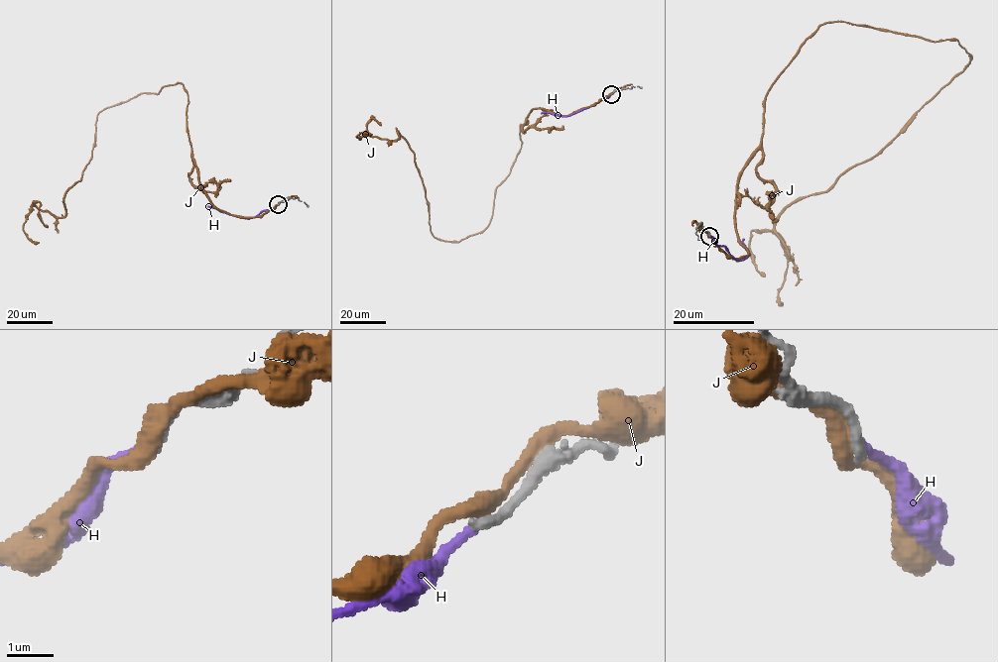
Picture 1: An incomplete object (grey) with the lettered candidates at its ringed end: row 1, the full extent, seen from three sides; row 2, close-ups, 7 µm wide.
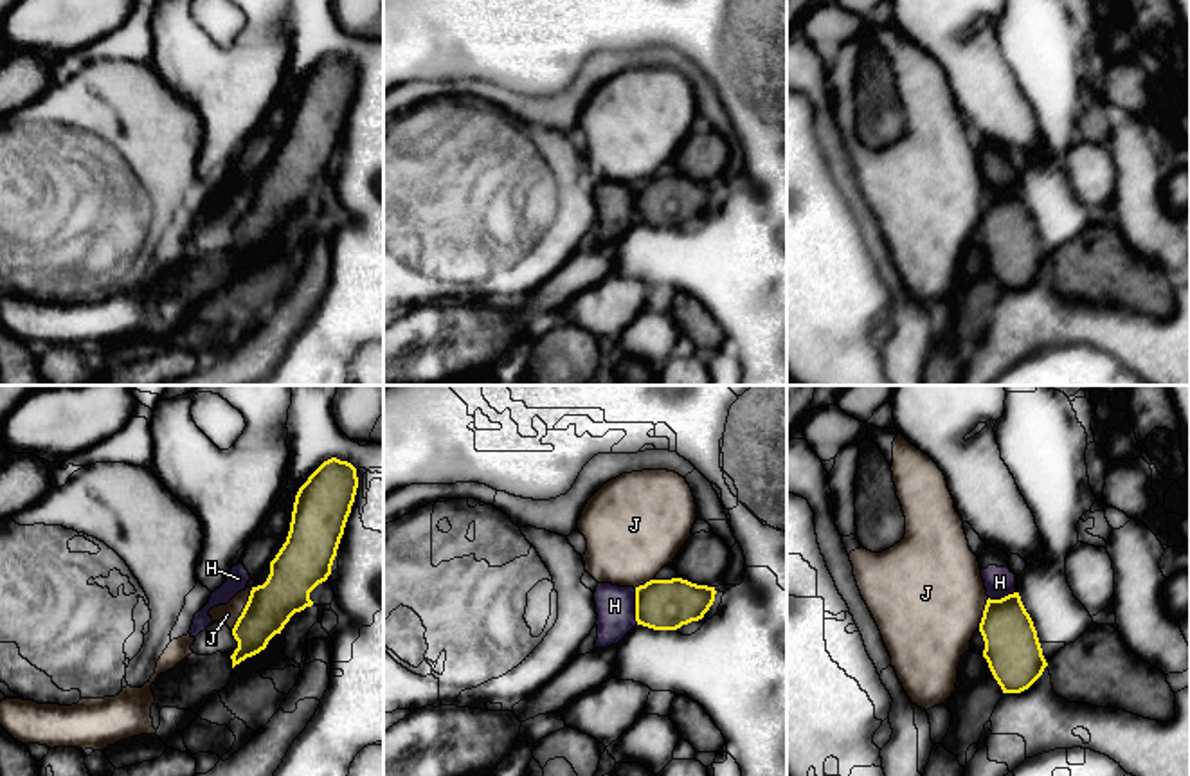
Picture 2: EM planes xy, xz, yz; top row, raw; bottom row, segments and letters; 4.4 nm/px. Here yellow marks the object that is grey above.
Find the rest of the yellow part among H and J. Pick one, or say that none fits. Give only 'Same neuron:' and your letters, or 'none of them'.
Same neuron: none of them

